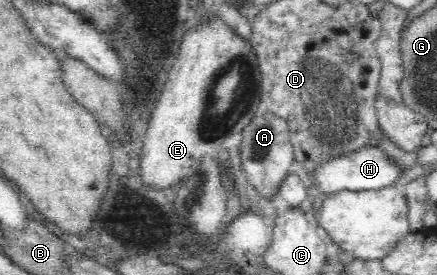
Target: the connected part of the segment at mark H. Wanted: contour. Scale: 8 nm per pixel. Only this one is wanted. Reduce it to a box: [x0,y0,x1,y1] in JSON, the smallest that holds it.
[311,144,405,195]

